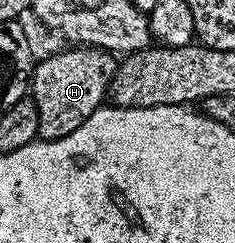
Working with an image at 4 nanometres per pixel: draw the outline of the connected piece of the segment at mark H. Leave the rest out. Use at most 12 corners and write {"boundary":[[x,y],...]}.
{"boundary":[[65,47],[33,66],[38,138],[71,135],[106,104],[118,58]]}

